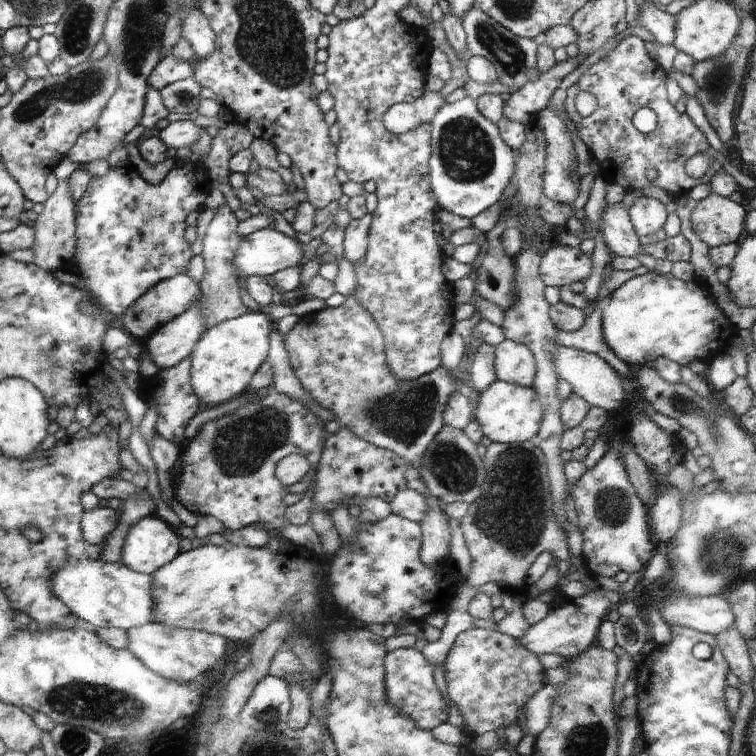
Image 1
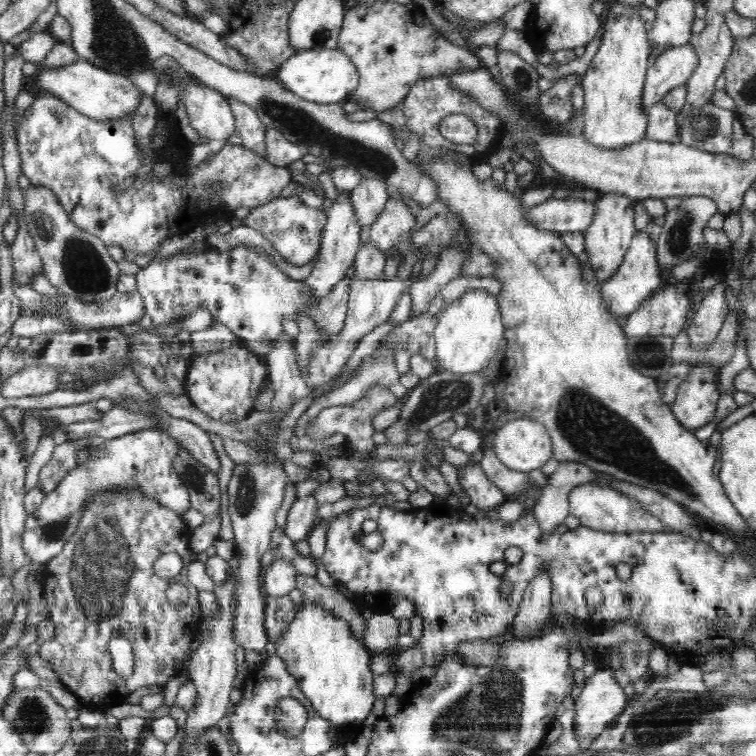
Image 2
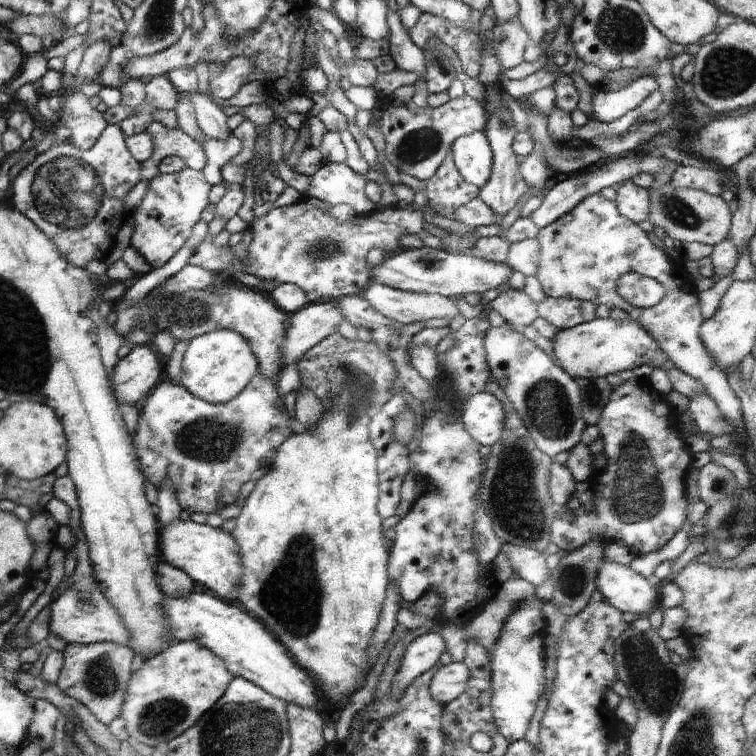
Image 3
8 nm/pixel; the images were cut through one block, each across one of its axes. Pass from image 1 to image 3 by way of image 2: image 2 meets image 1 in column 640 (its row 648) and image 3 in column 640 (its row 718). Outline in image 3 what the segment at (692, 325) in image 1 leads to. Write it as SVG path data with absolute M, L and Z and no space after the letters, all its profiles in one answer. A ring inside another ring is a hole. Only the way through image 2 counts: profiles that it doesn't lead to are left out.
M595 317L579 326L558 330L551 342L556 363L576 379L606 378L608 374L618 374L622 370L632 370L642 365L656 368L667 360L664 350L646 332L646 328L642 328L642 324L634 322L632 318L615 320Z

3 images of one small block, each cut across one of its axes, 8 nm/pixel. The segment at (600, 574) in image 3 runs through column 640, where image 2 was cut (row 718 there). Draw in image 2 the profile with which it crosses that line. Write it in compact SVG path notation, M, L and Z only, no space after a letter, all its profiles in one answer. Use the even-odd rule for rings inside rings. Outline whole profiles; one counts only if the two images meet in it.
M598 669L587 678L575 700L574 734L598 737L614 725L616 717L626 710L631 698L614 678L612 669Z

